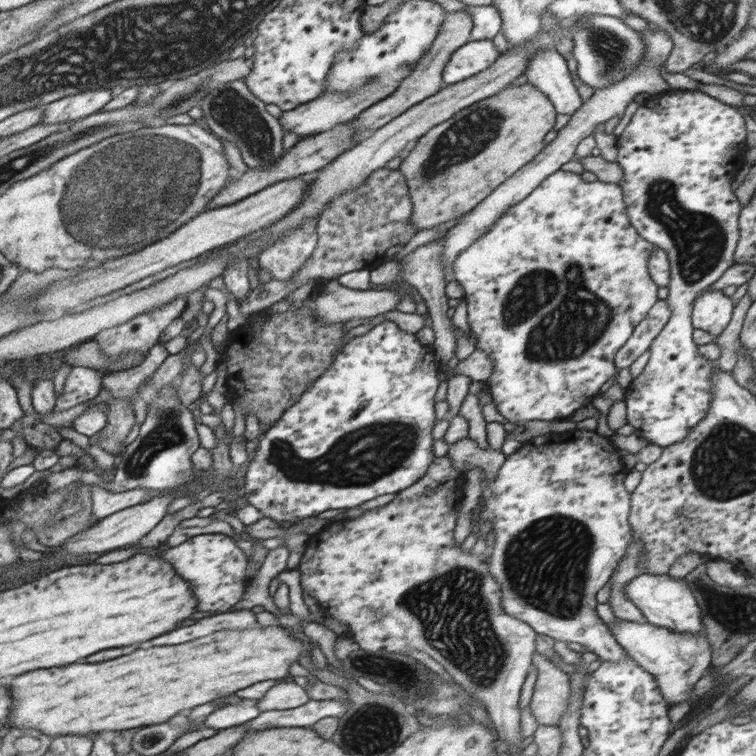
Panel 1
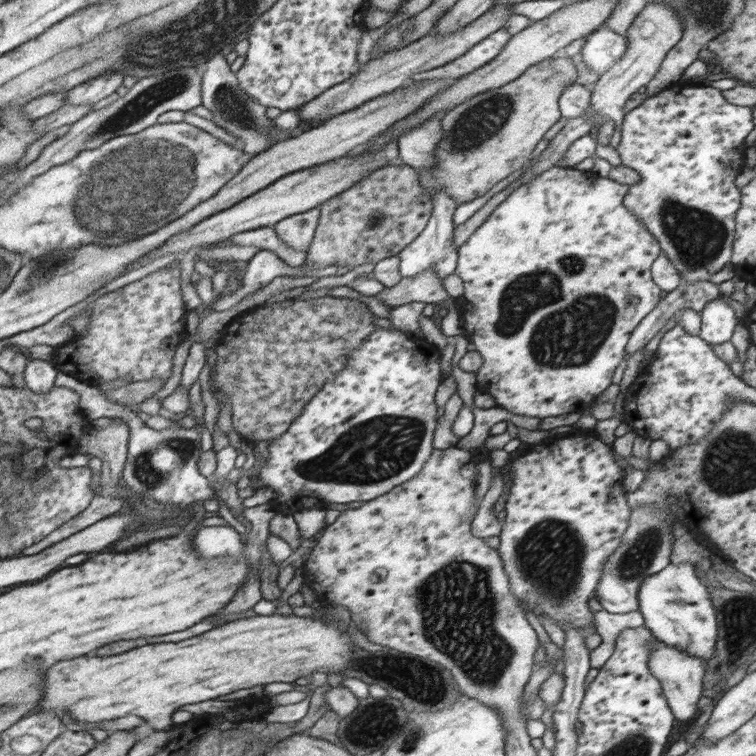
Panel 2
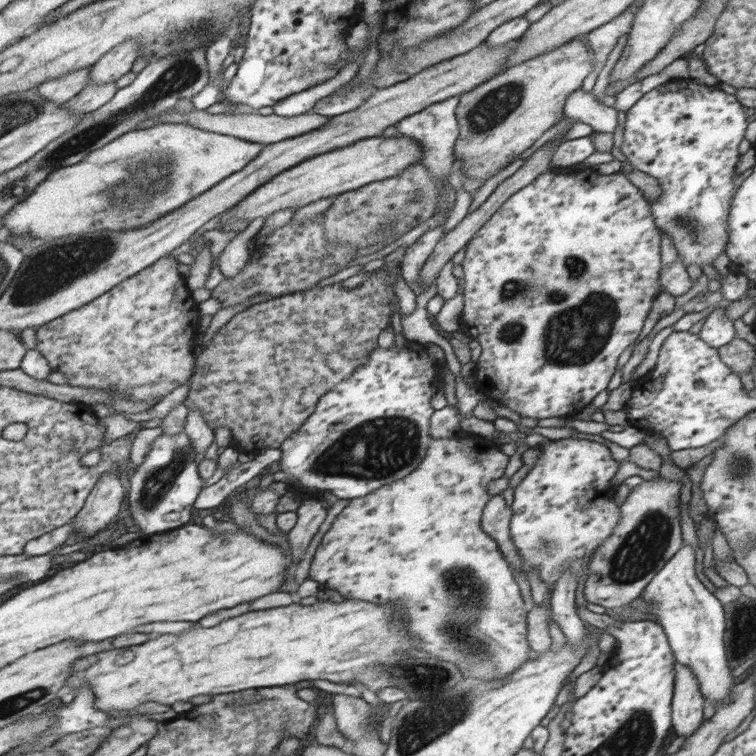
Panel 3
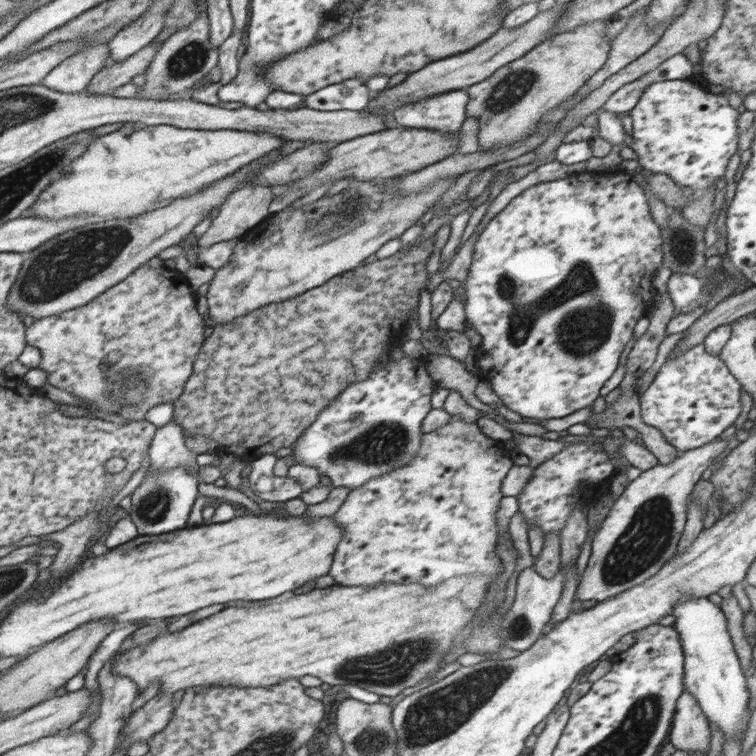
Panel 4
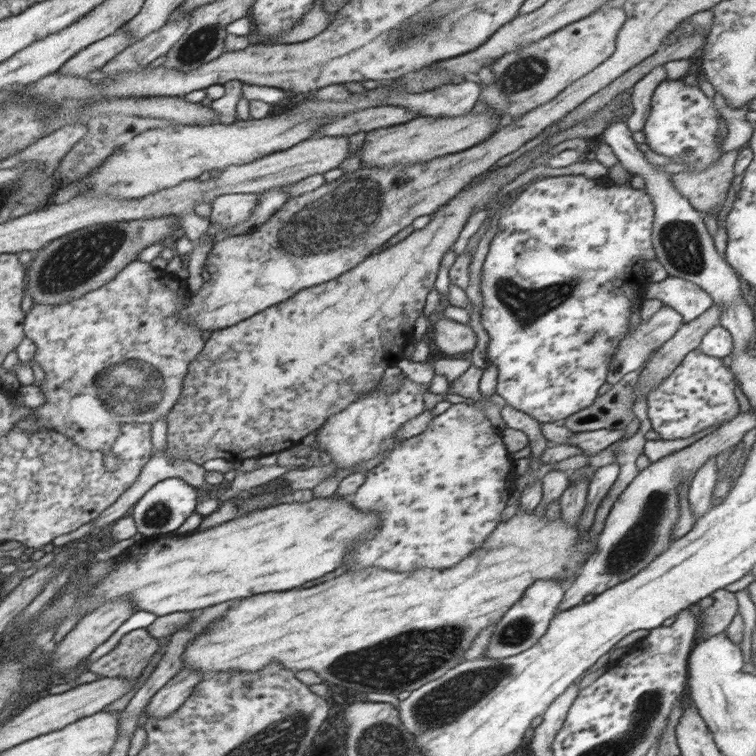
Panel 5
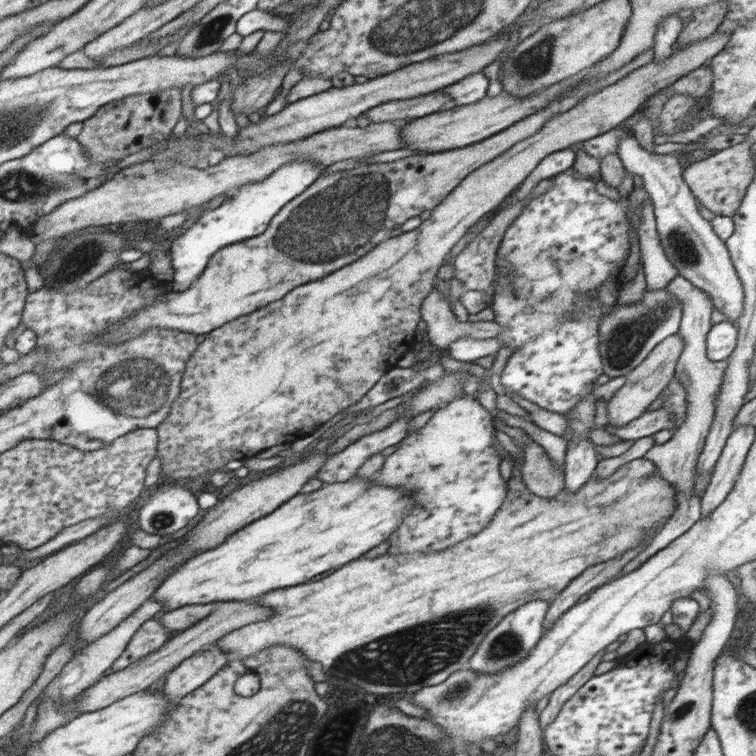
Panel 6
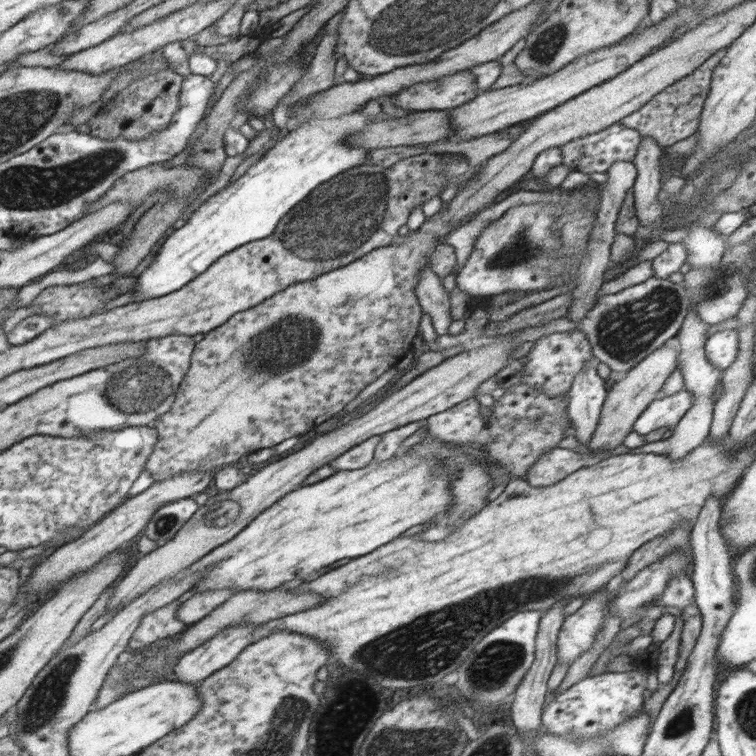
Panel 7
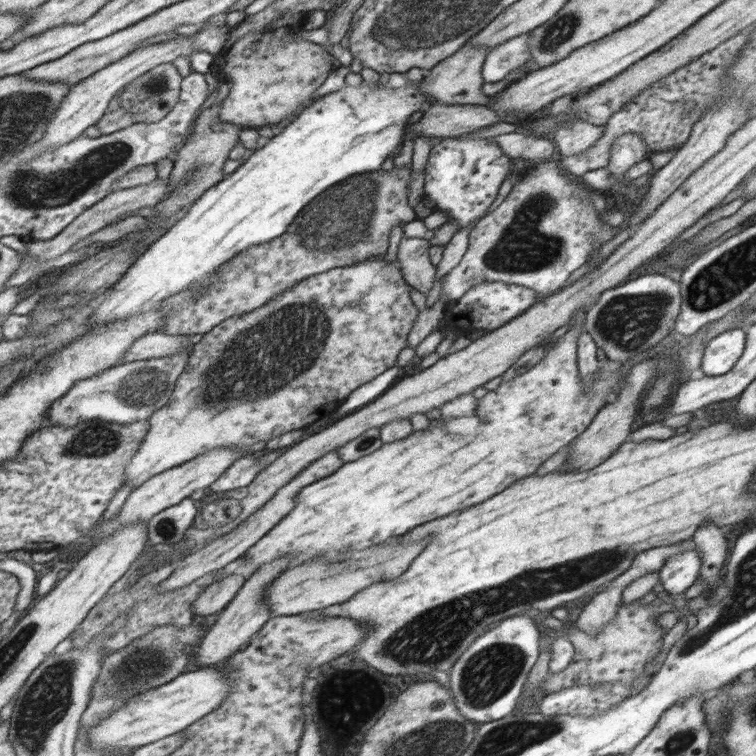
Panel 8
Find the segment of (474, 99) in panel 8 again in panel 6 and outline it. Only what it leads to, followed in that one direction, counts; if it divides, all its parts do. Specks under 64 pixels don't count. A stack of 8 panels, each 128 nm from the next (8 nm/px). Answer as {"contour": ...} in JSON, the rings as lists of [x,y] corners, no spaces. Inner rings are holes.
{"contour":[[[436,90],[414,98],[388,100],[362,113],[370,122],[390,122],[391,120],[419,119],[454,106],[454,101],[443,90]]]}

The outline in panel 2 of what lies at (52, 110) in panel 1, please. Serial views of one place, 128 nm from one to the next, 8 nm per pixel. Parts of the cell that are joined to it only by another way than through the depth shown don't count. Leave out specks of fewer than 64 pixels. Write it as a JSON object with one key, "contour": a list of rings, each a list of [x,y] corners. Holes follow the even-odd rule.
{"contour":[[[107,72],[102,76],[97,76],[86,83],[74,87],[66,93],[65,104],[74,106],[75,104],[96,104],[107,96],[110,96],[122,85],[124,75],[119,72]]]}

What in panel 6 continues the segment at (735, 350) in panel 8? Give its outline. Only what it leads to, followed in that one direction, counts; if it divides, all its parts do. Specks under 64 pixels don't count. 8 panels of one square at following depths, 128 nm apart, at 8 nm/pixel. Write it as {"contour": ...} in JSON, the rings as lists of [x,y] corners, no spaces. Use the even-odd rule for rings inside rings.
{"contour":[[[731,321],[714,323],[706,335],[707,357],[712,362],[726,360],[737,345],[737,328]]]}

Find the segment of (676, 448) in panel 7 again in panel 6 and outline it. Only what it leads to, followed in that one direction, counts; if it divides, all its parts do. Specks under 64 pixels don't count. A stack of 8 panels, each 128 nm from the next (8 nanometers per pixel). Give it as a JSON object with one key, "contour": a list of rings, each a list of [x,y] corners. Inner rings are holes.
{"contour":[[[682,276],[674,278],[666,286],[666,291],[680,299],[682,303],[682,316],[678,334],[684,339],[685,347],[677,360],[675,378],[685,386],[689,408],[684,422],[677,431],[664,444],[655,444],[646,454],[645,458],[653,461],[661,477],[671,484],[675,490],[676,510],[667,518],[663,527],[656,532],[653,539],[644,550],[640,551],[626,566],[617,574],[617,578],[637,569],[643,562],[654,556],[659,550],[666,548],[673,540],[682,536],[689,528],[692,528],[698,519],[702,518],[701,498],[695,493],[695,470],[700,453],[703,451],[711,424],[715,419],[716,398],[723,382],[724,372],[728,367],[728,360],[712,362],[707,357],[706,335],[713,323],[713,302],[708,294],[701,288],[694,286]]]}

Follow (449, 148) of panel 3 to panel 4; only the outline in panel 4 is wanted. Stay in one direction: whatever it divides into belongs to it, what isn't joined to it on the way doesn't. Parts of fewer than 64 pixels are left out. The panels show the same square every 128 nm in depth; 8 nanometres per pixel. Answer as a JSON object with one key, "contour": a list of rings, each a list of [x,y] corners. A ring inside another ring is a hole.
{"contour":[[[467,88],[449,90],[436,96],[427,96],[417,102],[407,102],[395,110],[394,118],[406,128],[429,128],[440,132],[460,130],[466,120]]]}

